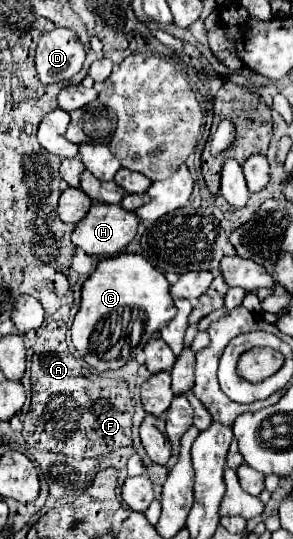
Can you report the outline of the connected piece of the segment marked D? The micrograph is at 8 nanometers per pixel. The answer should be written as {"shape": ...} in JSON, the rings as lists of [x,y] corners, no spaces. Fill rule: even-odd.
{"shape":[[[55,28],[41,36],[35,64],[43,84],[55,84],[73,78],[85,60],[83,44],[69,28]]]}

